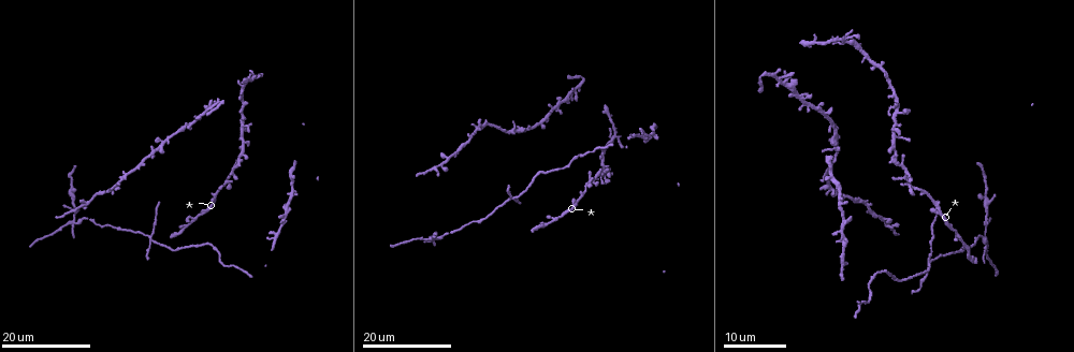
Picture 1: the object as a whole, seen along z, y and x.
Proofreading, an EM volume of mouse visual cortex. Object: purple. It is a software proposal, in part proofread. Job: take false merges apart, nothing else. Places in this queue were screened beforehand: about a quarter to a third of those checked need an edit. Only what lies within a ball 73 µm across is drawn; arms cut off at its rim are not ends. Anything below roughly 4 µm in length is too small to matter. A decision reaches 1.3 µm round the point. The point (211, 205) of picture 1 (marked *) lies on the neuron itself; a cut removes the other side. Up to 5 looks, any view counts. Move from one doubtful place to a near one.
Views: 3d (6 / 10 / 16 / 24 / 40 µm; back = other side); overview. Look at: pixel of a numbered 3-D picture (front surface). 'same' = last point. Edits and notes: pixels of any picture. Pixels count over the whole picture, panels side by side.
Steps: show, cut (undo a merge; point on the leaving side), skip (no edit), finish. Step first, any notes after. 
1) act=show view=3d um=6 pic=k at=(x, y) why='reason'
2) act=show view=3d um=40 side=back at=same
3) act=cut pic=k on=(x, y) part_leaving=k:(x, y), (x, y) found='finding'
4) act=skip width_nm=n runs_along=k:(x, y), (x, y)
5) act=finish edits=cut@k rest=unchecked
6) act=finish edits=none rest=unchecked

act=show view=3d um=16 pic=1 at=(148, 239)

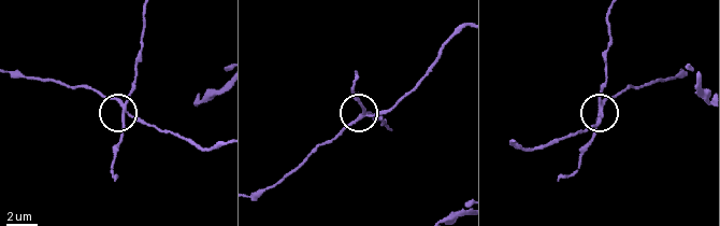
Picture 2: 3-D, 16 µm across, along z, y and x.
act=show view=3d um=6 pic=2 at=(361, 116)

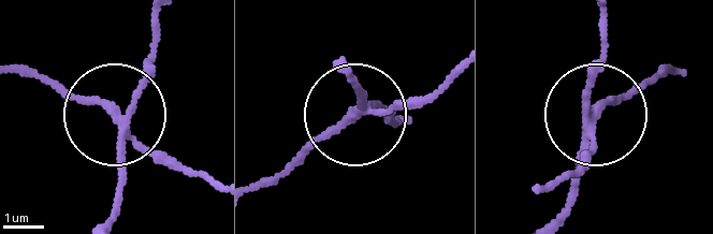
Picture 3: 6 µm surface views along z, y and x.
act=show view=3d um=6 side=back pic=3 at=(117, 116) why='from behind'

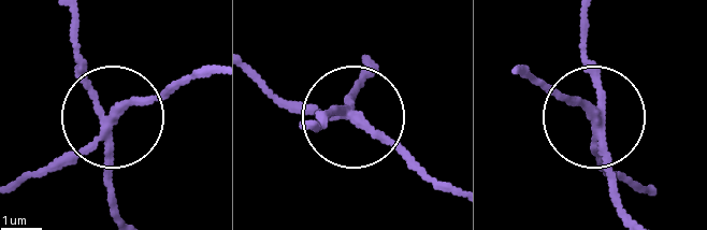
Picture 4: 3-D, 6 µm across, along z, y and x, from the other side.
act=cut pic=4 on=(111, 189) arms=4 found='two neurons meet here'

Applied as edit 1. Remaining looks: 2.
act=show view=3d um=24 pic=1 at=(438, 165)

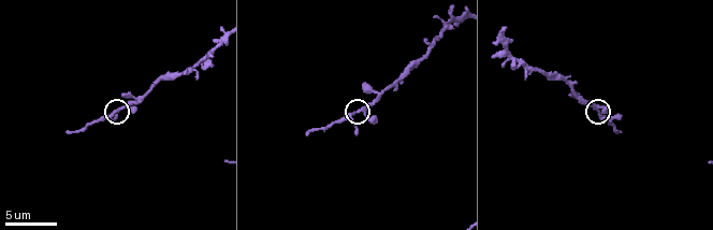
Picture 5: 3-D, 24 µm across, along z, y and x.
act=show view=3d um=6 pic=5 at=(598, 110)

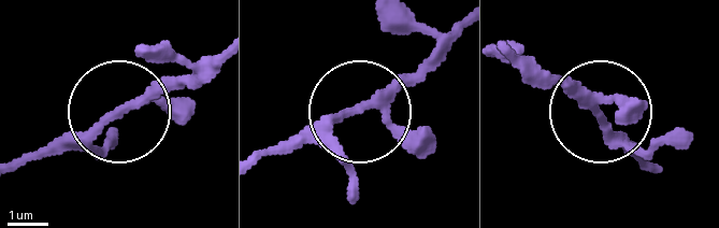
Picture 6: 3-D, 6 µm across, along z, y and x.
act=skip width_nm=170 found='all the same neuron'

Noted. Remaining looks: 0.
act=finish edits=cut@4 rest=unchecked

